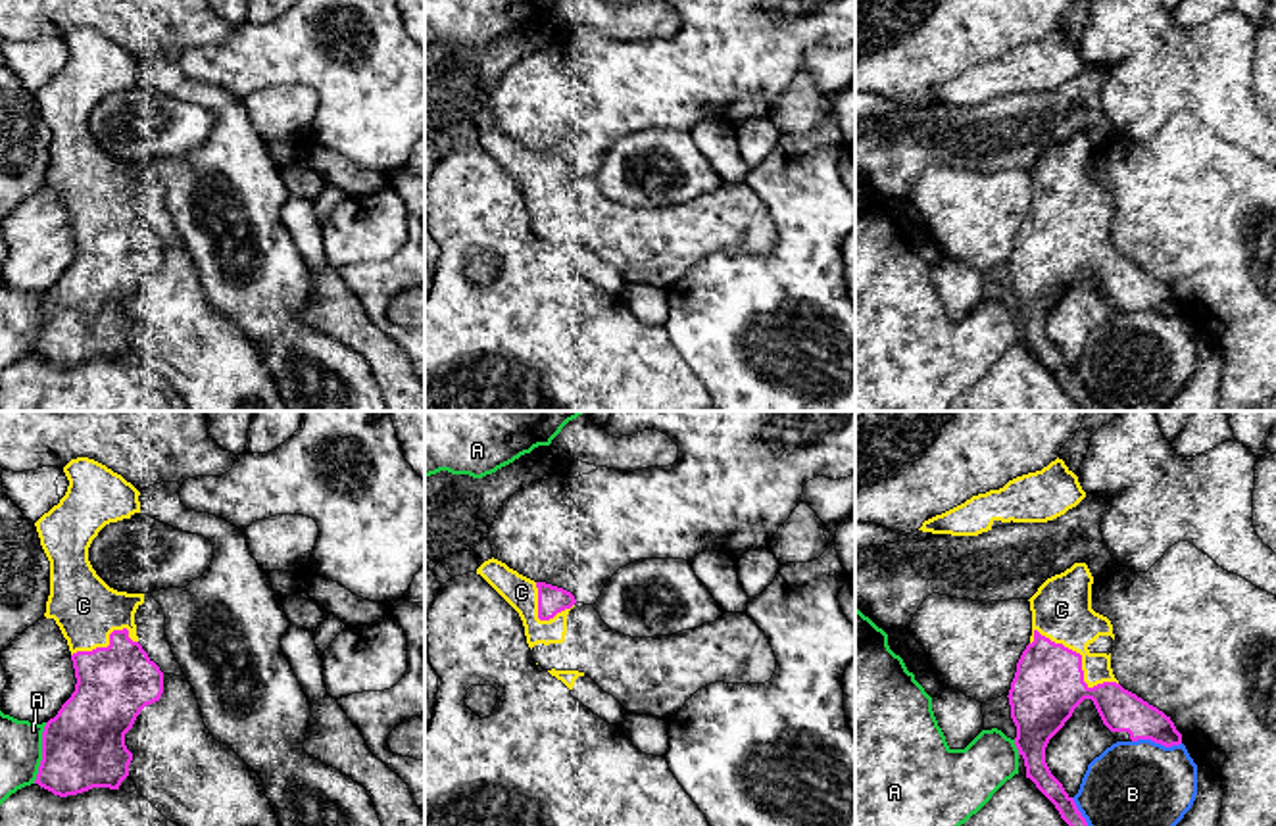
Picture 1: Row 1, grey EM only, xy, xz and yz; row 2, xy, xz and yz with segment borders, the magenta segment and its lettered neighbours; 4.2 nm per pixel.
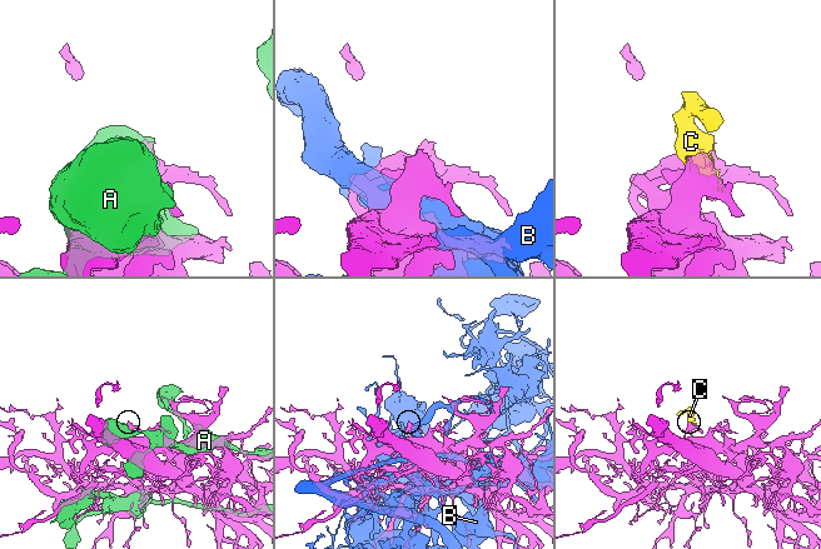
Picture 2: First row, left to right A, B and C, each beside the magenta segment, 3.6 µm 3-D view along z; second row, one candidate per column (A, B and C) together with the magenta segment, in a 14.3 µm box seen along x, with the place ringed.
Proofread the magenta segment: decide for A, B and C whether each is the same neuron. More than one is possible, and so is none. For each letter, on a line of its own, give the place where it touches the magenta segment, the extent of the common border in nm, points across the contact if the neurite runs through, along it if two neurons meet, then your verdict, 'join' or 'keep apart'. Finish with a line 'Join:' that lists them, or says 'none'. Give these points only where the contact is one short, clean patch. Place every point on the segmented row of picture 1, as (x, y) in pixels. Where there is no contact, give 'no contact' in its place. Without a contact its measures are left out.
A: contact xy (43, 753); length 260 nm; keep apart
B: contact yz (1157, 742); length 200 nm; keep apart
C: contact yz (1080, 661); length 420 nm; join
Join: C

